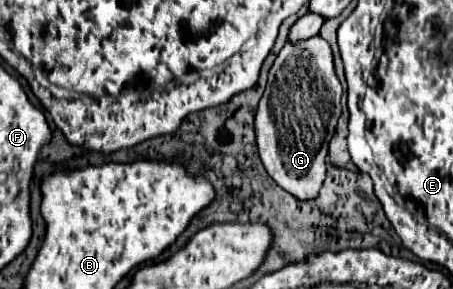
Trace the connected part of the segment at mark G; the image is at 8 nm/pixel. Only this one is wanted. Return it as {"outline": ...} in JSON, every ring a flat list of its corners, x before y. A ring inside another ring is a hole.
{"outline":[[320,35,282,47,270,69,254,127,258,155,268,175,298,199,312,199,322,187,328,143,342,111,340,97,342,85,334,73,332,49]]}

